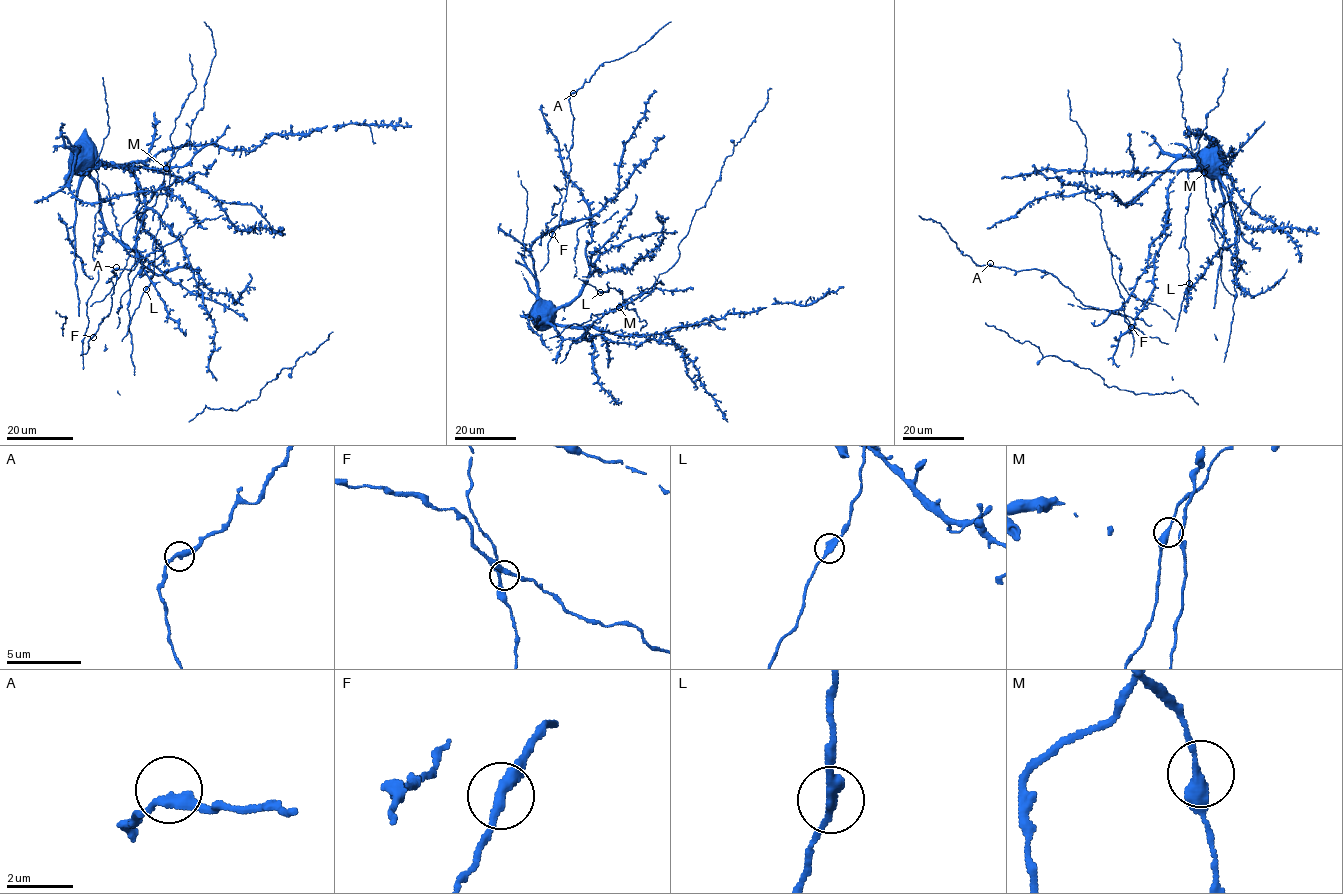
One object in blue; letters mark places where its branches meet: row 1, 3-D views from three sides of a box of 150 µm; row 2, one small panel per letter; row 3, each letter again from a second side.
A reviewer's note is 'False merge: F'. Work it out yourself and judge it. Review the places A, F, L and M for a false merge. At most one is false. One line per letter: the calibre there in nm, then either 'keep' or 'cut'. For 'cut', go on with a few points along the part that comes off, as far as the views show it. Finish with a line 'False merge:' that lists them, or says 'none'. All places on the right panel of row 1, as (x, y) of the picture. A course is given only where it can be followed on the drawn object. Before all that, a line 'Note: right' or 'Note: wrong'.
Note: wrong
A: calibre 320 nm; keep
F: calibre 280 nm; keep
L: calibre 320 nm; keep
M: calibre 340 nm; keep
False merge: none

